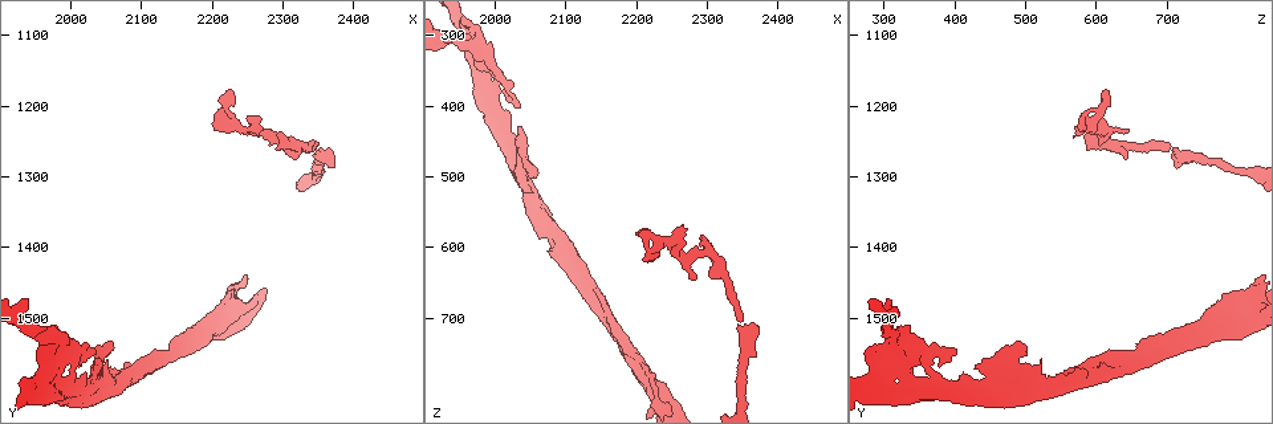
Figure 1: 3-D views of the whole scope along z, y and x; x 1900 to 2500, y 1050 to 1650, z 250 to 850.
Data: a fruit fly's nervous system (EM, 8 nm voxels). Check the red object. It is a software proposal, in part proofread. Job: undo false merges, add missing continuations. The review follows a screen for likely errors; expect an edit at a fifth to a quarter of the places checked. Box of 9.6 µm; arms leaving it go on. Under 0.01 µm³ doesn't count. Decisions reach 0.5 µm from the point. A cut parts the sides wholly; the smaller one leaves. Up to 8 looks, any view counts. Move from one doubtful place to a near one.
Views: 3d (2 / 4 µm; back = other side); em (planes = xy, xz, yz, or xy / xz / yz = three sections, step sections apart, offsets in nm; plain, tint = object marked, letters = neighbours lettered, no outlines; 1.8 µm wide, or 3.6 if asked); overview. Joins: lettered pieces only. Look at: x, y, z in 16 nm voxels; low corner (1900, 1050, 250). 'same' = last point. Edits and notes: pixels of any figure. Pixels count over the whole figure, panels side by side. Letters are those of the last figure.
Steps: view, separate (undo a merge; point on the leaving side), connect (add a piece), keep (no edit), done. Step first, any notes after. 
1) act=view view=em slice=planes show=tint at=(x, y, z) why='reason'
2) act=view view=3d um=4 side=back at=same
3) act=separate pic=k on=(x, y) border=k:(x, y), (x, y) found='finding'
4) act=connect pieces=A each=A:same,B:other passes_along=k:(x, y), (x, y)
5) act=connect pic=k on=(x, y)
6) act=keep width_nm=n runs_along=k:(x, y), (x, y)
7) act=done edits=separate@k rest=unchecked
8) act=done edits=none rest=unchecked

act=view view=em um=3.6 slice=planes show=letters at=(2350, 1255, 700) why='branch stops here'

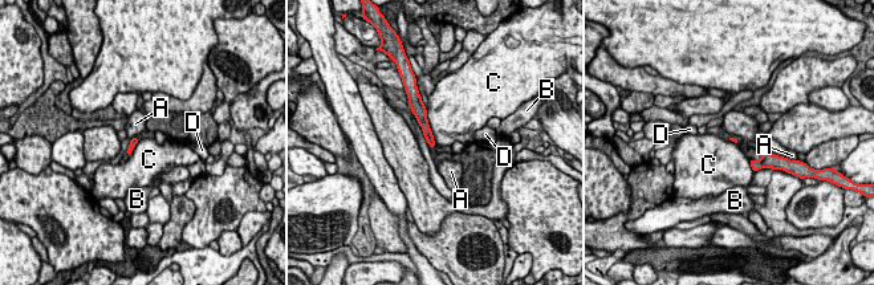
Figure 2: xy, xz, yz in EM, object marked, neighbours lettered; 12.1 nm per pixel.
act=keep each=A:other,B:other,C:other,D:other border=2:(425, 108), (427, 123), (436, 146) found='no lettered piece goes on from it'

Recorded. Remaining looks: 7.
act=view view=em slice=yz step=8 show=letters at=(2260, 1245, 570) why='branch stops here'

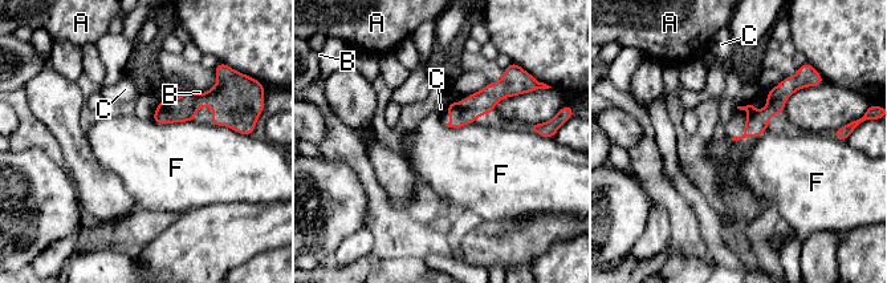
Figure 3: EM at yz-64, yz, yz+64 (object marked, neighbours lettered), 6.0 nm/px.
act=keep each=A:other,B:other,C:other,F:other runs_along=3:(155, 117), (210, 102), (220, 122) found='no lettered piece goes on from it'

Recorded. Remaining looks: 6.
act=view view=3d um=4 at=(2215, 1470, 780)

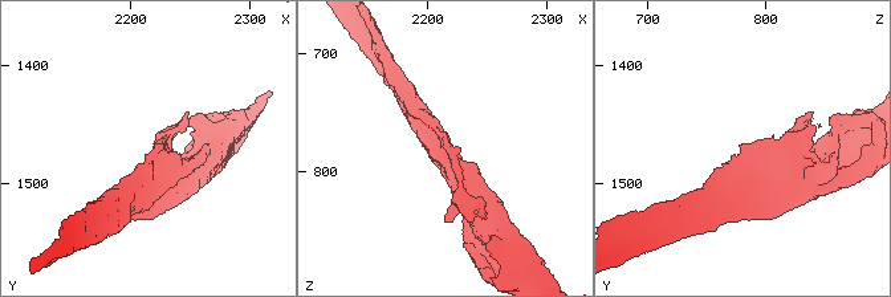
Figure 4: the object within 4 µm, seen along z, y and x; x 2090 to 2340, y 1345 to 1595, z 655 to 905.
act=view view=em slice=planes show=letters at=(2214, 1474, 778)

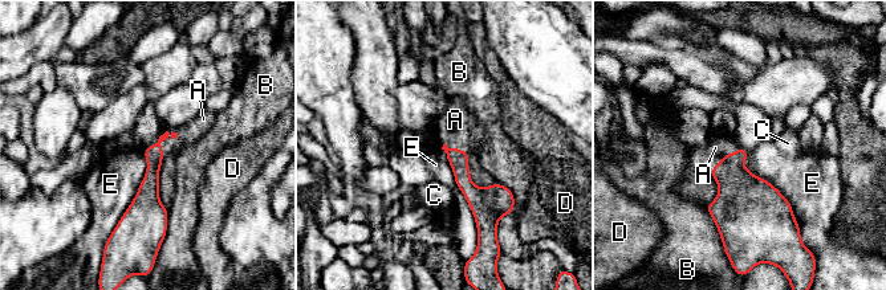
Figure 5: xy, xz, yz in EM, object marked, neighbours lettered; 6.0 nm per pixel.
act=connect pieces=A each=A:same,B:other,C:other,D:other,E:other found='the neuron continues'

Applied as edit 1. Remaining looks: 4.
act=done edits=connect@5 rest=unchecked

